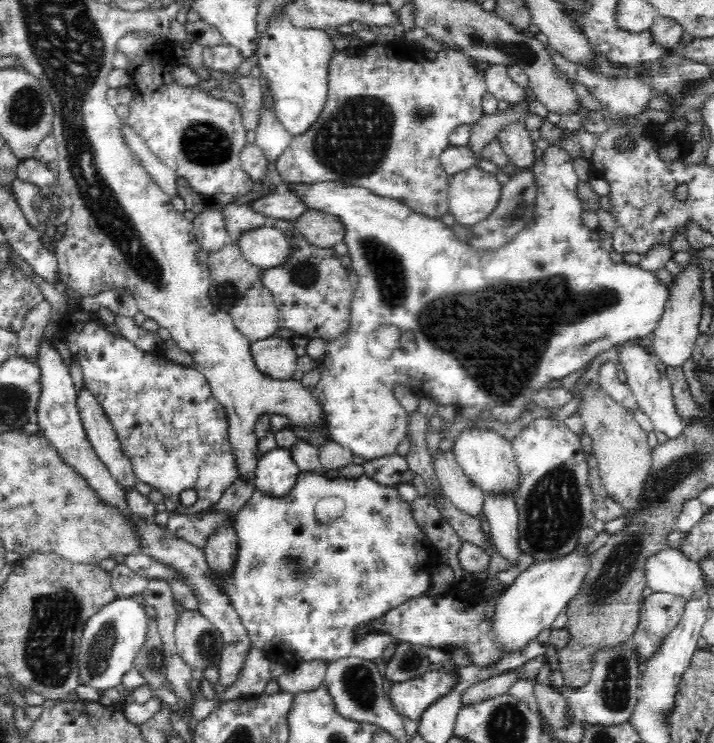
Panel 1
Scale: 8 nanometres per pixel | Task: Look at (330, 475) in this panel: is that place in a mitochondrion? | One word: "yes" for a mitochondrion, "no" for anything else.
no

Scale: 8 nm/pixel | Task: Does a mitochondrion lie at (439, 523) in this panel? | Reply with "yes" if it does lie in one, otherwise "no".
no

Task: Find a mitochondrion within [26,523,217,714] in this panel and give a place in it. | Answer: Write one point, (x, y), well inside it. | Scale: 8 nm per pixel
(99, 647)

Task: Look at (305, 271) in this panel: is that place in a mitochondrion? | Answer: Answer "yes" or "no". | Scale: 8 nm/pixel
yes

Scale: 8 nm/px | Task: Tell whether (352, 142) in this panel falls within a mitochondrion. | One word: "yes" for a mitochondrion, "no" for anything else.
yes

